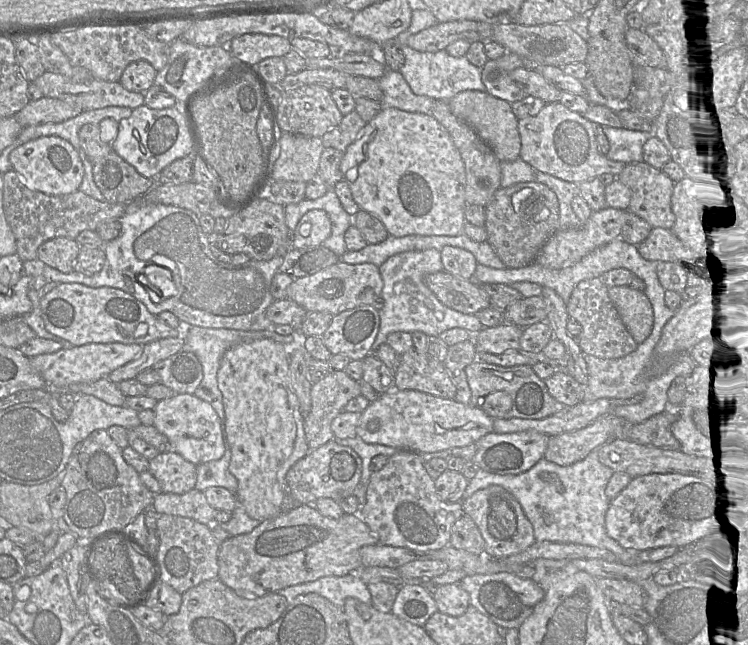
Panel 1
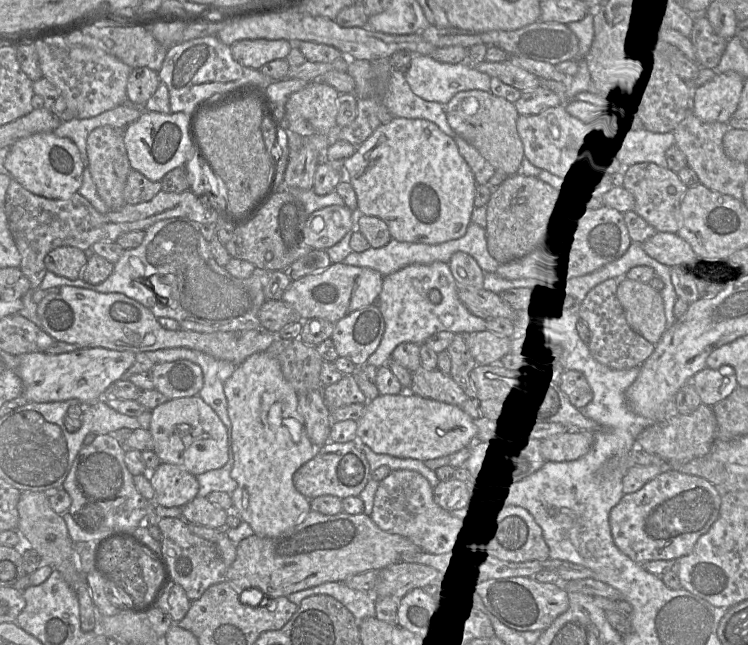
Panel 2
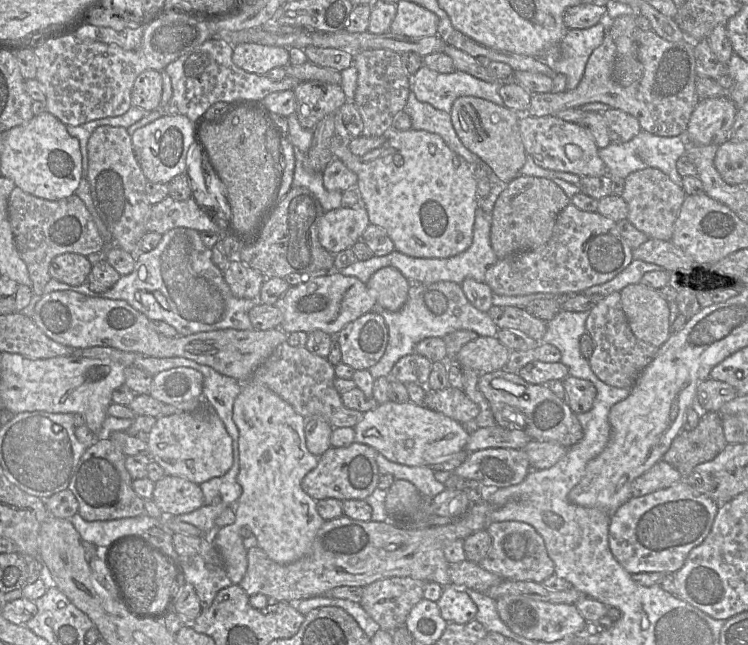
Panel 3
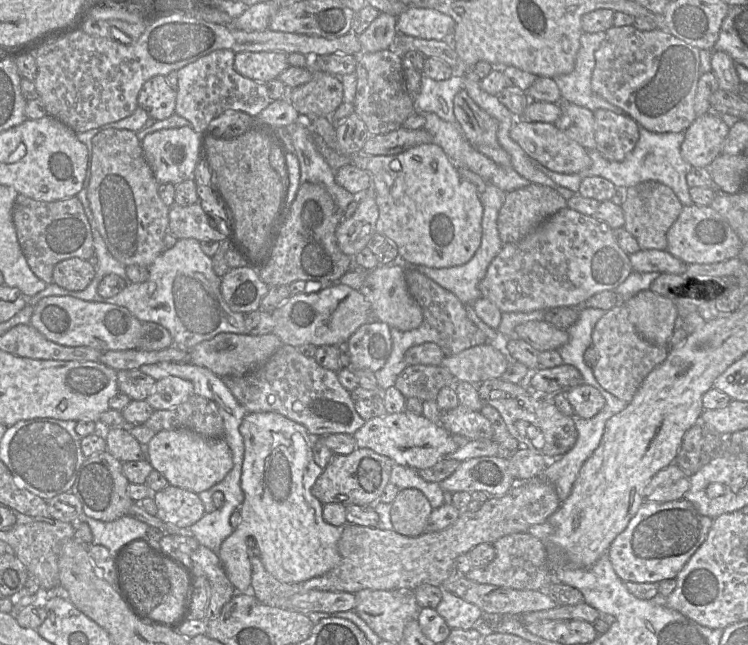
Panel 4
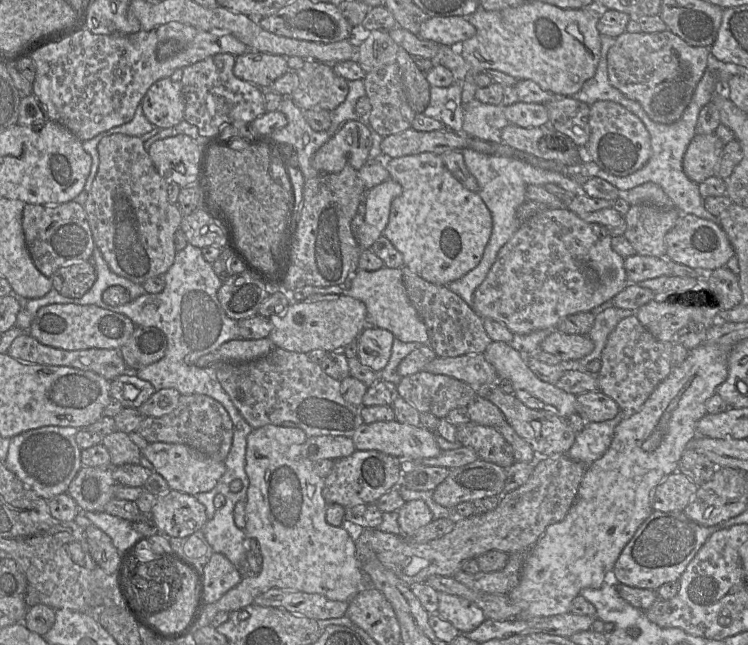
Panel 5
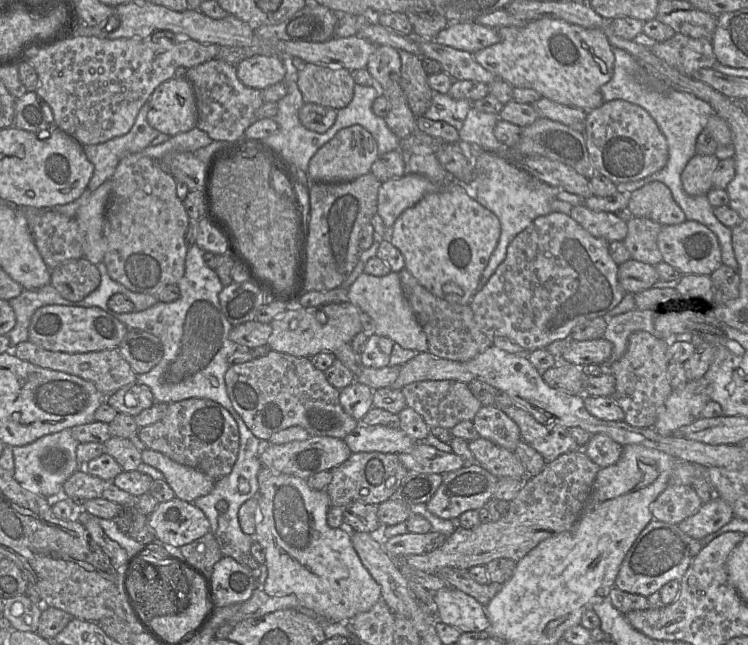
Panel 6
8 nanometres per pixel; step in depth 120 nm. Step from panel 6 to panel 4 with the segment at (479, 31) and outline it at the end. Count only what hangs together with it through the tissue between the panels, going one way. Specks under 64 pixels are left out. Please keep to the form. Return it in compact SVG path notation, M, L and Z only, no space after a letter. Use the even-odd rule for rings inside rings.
M408 6L397 17L397 34L404 34L425 40L444 40L449 34L454 34L455 22L451 16L436 9Z

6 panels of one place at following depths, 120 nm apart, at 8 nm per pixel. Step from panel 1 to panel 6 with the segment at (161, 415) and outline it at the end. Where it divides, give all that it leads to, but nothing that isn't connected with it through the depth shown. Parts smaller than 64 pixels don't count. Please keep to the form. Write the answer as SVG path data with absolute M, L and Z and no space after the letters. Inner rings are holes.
M145 449L141 451L141 459L164 475L164 480L180 500L192 503L195 499L208 495L215 485L215 480L211 477L181 465L160 452Z

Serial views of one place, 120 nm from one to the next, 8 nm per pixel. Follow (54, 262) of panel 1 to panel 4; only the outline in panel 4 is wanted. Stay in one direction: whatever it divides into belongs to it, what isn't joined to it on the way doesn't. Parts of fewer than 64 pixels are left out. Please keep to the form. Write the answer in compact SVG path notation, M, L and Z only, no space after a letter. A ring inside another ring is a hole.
M78 257L62 260L53 269L53 283L70 291L82 291L93 280L95 267Z

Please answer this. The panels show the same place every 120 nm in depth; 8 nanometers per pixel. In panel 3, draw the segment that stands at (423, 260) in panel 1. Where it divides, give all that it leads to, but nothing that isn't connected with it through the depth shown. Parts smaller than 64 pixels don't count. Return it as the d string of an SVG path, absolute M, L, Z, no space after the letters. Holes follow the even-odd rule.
M441 281L432 284L410 282L408 296L405 304L398 311L389 311L378 304L373 307L373 312L380 314L388 328L388 343L380 360L368 371L374 379L389 377L394 364L403 356L414 352L415 346L423 339L429 337L443 338L456 330L471 330L479 336L496 337L498 327L485 312L475 308L464 294L461 286L455 282ZM428 290L436 290L443 293L447 299L447 309L442 314L434 314L425 304L424 295Z

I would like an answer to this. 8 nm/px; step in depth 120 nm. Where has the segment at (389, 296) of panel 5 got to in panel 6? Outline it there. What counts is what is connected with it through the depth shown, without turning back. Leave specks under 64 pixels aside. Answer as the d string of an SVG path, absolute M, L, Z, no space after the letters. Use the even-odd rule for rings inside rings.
M391 271L385 276L362 273L348 288L347 294L349 302L372 318L374 333L390 338L404 349L415 350L419 353L428 351L426 333L404 296L397 272Z

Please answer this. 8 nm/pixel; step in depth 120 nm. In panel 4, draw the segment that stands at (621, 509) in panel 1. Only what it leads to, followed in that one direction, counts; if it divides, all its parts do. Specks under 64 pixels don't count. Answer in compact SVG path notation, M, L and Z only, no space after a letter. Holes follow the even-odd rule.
M685 497L670 502L645 501L608 550L616 574L624 582L637 583L676 578L705 541L713 520L702 515Z

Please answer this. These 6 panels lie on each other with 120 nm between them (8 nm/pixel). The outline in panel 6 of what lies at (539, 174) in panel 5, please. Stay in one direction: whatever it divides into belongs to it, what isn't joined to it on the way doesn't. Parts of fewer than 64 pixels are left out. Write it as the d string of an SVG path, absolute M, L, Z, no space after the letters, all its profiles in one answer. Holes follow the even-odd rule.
M485 151L473 153L472 181L467 188L482 206L496 215L500 222L499 241L482 272L478 284L478 290L480 290L504 261L511 241L537 217L551 213L552 201L556 199L559 192L564 190L540 181L502 155Z

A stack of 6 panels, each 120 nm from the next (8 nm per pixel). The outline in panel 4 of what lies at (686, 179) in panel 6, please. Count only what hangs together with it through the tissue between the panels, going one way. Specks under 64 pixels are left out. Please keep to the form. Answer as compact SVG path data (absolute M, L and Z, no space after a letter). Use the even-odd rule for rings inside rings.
M714 111L697 117L685 131L681 156L692 167L707 168L723 152L730 128Z

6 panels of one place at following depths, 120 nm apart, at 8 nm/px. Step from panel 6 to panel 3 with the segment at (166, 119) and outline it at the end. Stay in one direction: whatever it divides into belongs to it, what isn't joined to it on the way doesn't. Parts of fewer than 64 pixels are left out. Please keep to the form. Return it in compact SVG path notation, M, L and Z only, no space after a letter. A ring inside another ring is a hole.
M154 69L145 70L135 79L131 91L131 104L151 112L159 107L161 95L161 72Z

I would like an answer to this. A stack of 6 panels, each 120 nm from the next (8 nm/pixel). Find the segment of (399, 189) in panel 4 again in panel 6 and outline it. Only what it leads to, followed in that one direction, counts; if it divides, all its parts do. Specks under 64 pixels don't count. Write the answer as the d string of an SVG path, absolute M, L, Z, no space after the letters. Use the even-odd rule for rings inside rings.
M434 154L404 156L406 173L423 175L436 188L400 214L391 228L390 242L402 253L405 268L429 292L448 302L468 305L478 291L482 272L499 241L500 222L495 214L474 198L466 186L449 175Z

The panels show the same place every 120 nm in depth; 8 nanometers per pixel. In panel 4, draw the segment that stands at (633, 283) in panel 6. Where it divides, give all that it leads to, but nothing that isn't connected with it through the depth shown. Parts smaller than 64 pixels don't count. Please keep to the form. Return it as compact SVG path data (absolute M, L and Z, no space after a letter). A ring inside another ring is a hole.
M640 249L629 258L632 270L636 272L685 274L688 265L667 250Z

